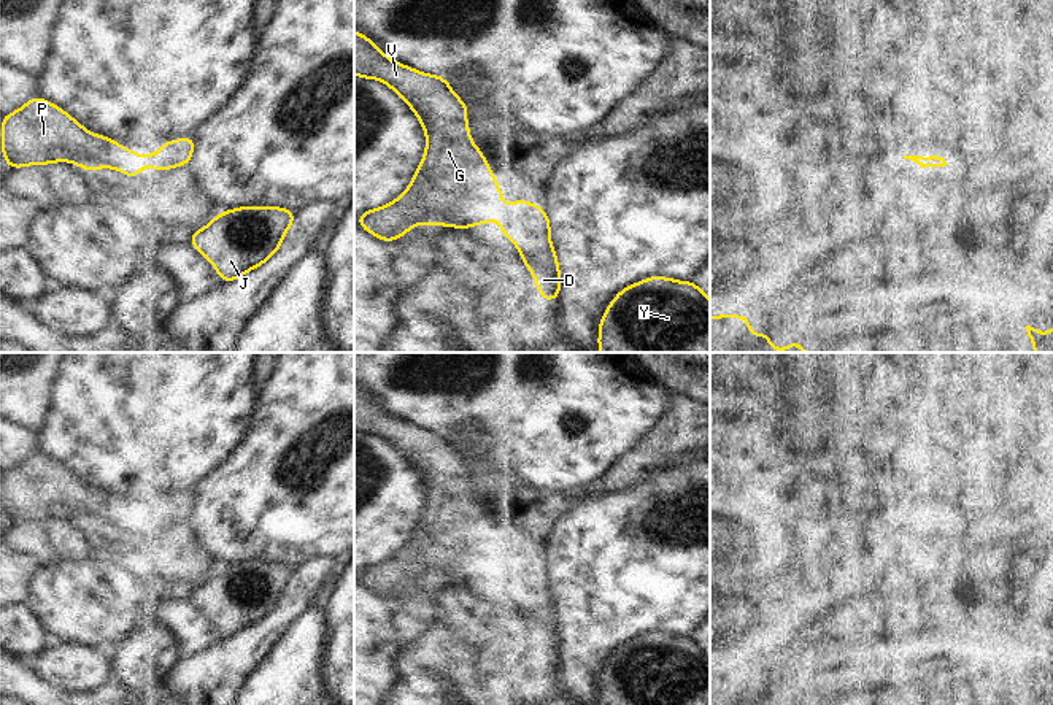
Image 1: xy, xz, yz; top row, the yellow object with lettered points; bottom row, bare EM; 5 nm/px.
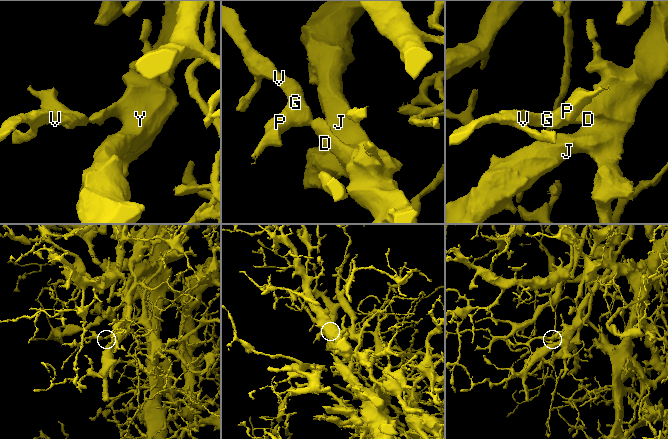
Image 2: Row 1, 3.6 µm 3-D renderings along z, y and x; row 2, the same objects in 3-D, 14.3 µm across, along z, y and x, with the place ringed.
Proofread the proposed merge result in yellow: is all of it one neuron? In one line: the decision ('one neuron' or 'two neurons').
one neuron

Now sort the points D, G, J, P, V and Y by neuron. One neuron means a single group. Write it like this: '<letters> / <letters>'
D G J P V Y

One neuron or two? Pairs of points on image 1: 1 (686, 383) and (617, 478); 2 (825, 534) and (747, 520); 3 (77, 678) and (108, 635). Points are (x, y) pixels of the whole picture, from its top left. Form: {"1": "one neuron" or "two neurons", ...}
{"1": "two neurons", "2": "two neurons", "3": "two neurons"}

